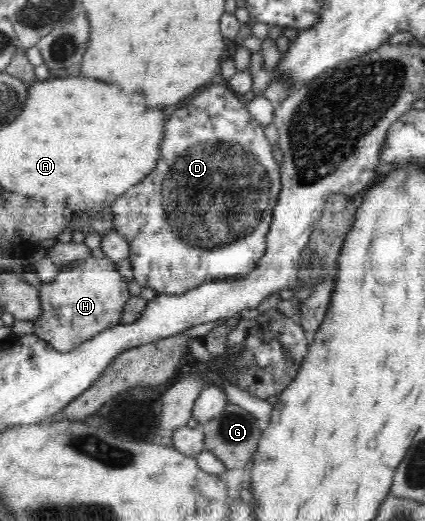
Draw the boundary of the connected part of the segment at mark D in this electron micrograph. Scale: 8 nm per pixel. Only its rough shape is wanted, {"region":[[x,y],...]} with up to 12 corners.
{"region":[[243,96],[166,122],[115,198],[134,280],[181,295],[250,274],[281,171]]}

